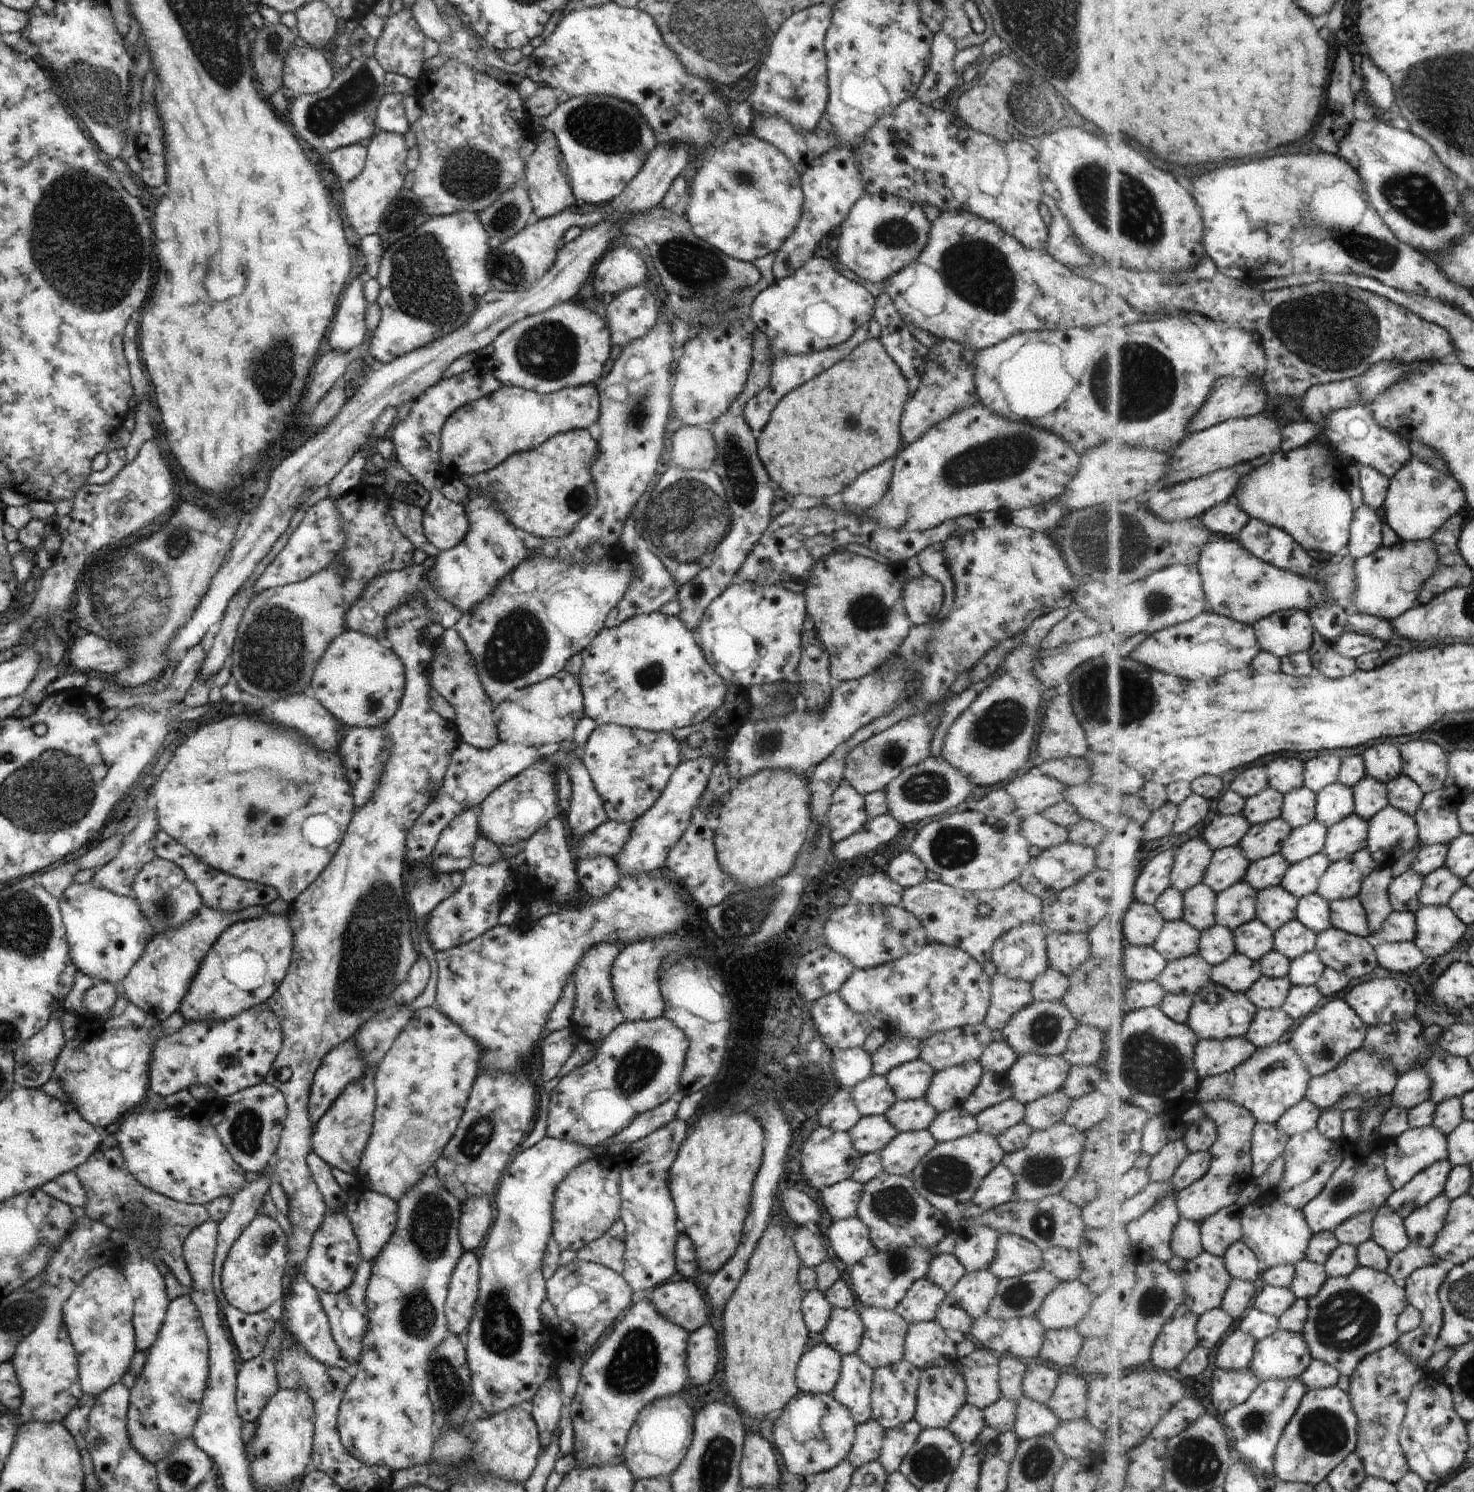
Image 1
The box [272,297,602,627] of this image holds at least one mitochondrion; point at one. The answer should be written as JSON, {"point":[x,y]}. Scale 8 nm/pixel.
{"point":[547,350]}

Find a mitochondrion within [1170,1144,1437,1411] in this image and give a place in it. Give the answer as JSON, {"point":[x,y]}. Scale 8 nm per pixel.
{"point":[1347,1320]}

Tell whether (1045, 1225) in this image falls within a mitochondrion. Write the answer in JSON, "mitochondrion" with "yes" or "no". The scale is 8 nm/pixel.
{"mitochondrion":"yes"}

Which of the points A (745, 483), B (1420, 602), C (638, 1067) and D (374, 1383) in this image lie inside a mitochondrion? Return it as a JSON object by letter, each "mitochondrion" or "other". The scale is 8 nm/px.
{"A":"mitochondrion","B":"other","C":"mitochondrion","D":"other"}

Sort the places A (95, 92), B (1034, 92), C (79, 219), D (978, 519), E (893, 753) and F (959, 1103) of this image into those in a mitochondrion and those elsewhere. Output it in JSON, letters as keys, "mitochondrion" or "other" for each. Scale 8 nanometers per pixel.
{"A":"mitochondrion","B":"mitochondrion","C":"mitochondrion","D":"other","E":"mitochondrion","F":"other"}

